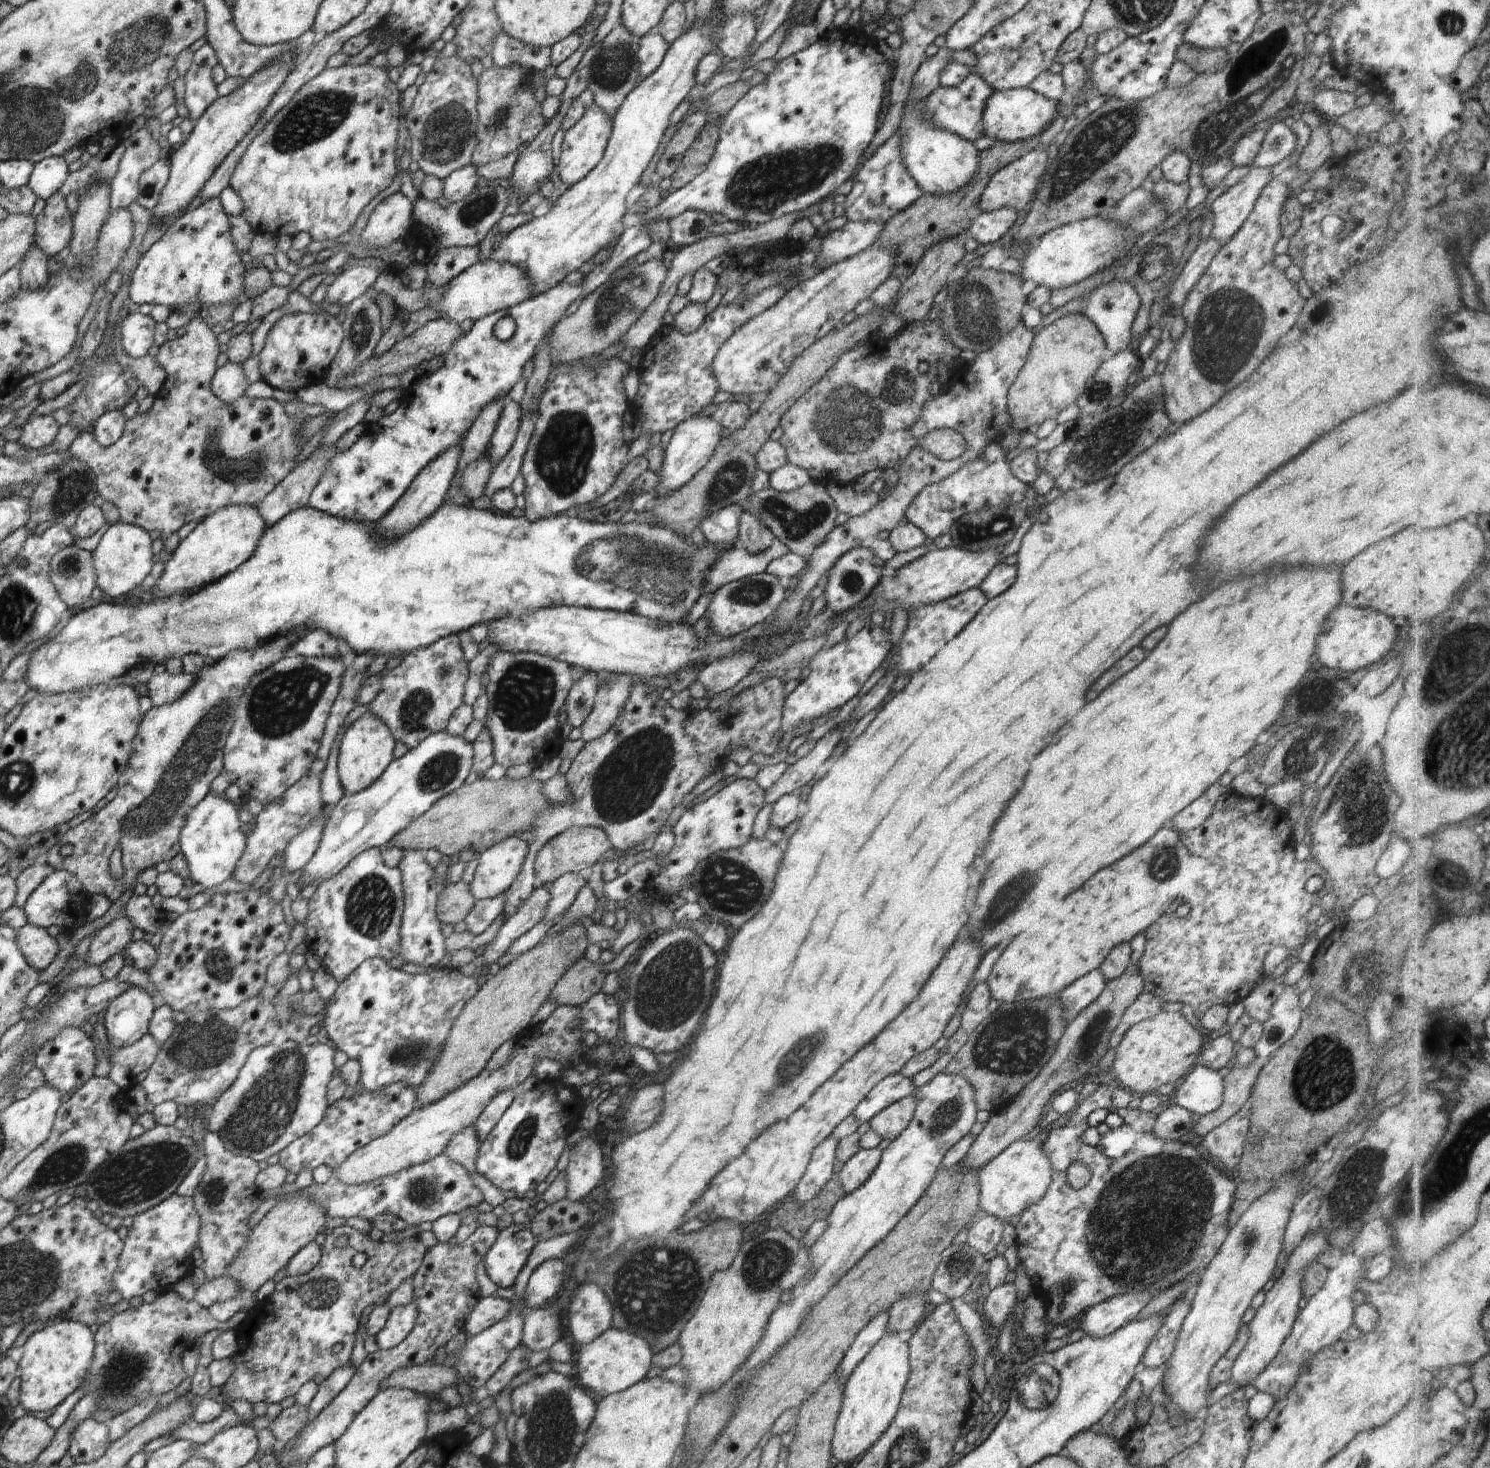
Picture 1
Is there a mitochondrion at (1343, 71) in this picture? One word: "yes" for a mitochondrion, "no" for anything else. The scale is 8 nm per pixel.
no

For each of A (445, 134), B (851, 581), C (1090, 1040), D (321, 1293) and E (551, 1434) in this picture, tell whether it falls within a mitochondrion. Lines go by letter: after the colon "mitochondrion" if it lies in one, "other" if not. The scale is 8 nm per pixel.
A: mitochondrion
B: other
C: mitochondrion
D: mitochondrion
E: mitochondrion

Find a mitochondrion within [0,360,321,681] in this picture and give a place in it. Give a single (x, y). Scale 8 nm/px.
(255, 469)

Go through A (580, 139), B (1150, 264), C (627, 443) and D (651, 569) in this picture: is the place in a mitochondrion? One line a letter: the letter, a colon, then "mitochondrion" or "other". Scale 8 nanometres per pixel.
A: other
B: mitochondrion
C: other
D: mitochondrion

